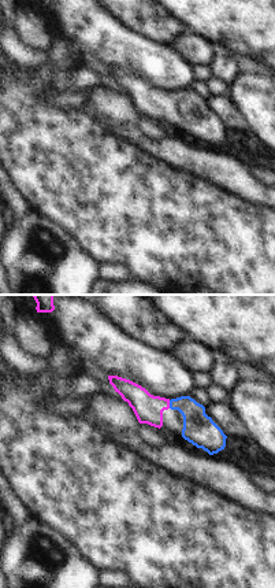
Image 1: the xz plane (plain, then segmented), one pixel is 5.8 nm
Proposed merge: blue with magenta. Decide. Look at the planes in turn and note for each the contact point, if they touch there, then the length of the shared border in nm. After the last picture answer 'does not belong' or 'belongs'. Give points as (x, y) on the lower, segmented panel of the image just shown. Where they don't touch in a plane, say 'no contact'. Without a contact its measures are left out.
(170, 405) | 50 nm

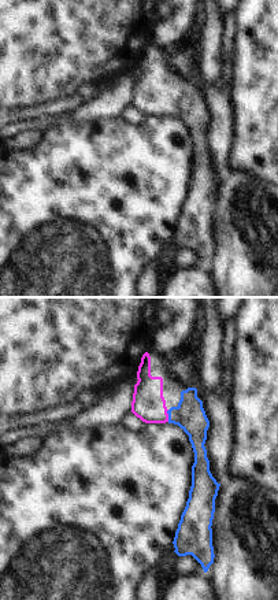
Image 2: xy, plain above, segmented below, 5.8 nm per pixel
(169, 415) | 70 nm

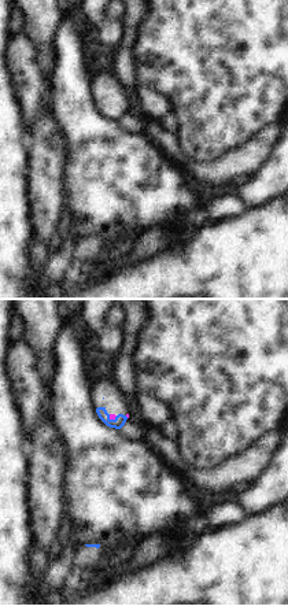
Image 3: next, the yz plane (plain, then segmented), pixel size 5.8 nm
(113, 420) | 60 nm

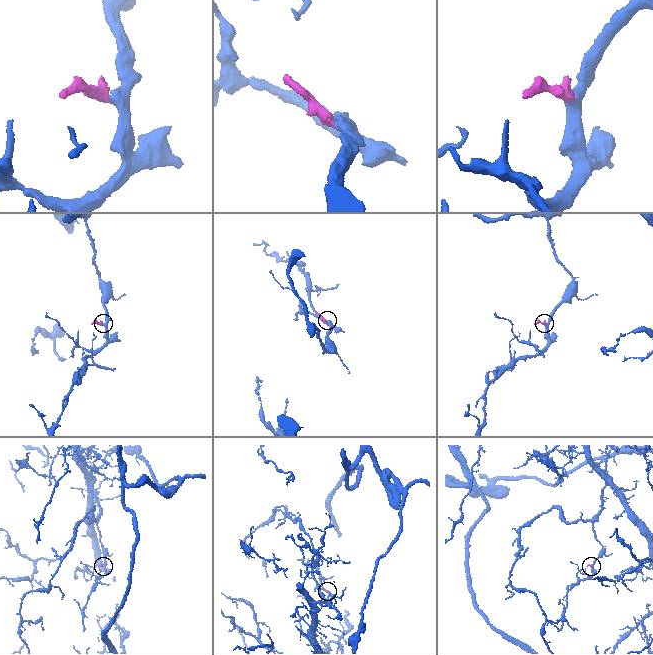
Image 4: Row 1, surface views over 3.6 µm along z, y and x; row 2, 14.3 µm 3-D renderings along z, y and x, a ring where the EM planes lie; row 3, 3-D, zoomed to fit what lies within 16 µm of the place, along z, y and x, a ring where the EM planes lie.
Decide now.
belongs

